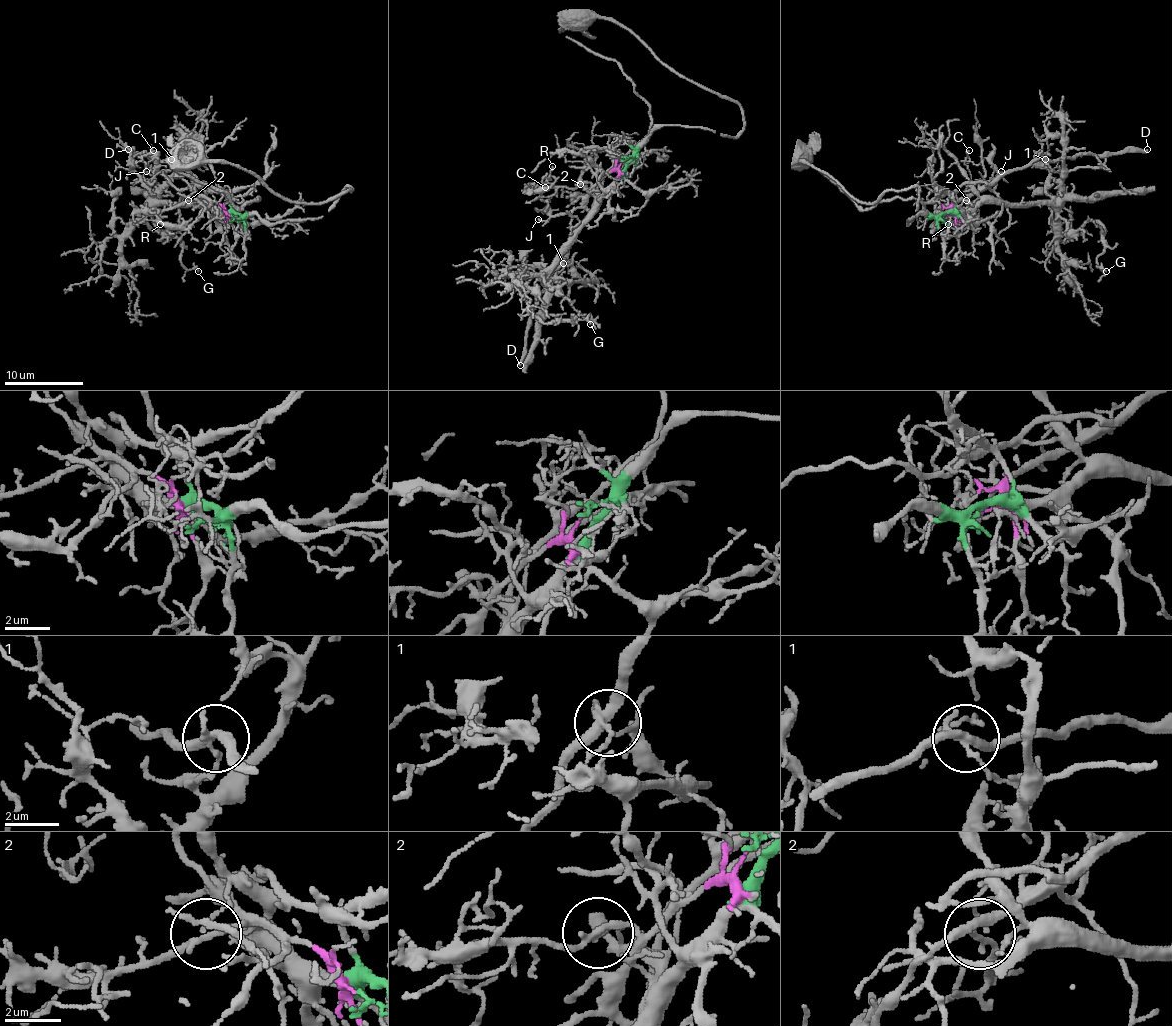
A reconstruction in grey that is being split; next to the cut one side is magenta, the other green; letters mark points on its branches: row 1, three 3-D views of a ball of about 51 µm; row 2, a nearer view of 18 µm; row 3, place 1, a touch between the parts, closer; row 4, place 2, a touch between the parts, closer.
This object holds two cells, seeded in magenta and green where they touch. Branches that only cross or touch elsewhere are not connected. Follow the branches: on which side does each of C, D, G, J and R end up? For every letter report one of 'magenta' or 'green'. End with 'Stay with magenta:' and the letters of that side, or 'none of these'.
C: magenta
D: magenta
G: green
J: magenta
R: magenta
Stay with magenta: C, D, J, R

